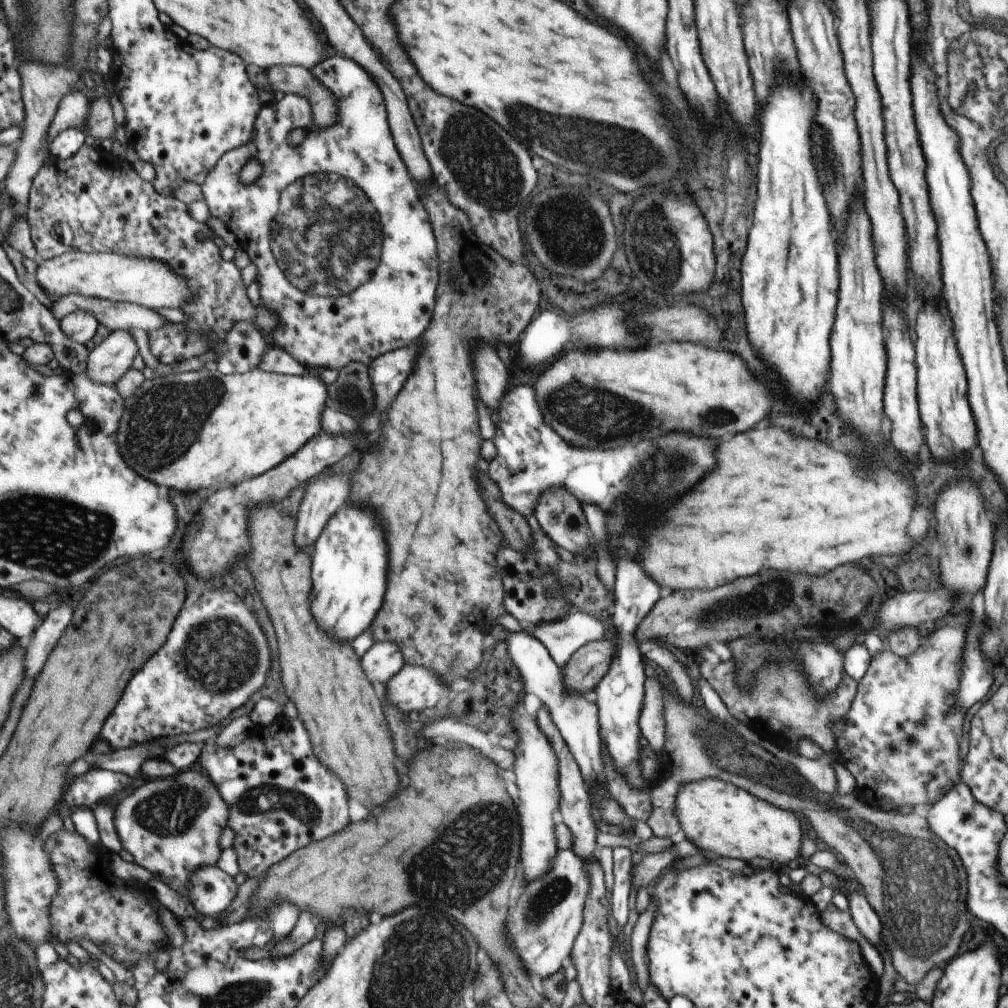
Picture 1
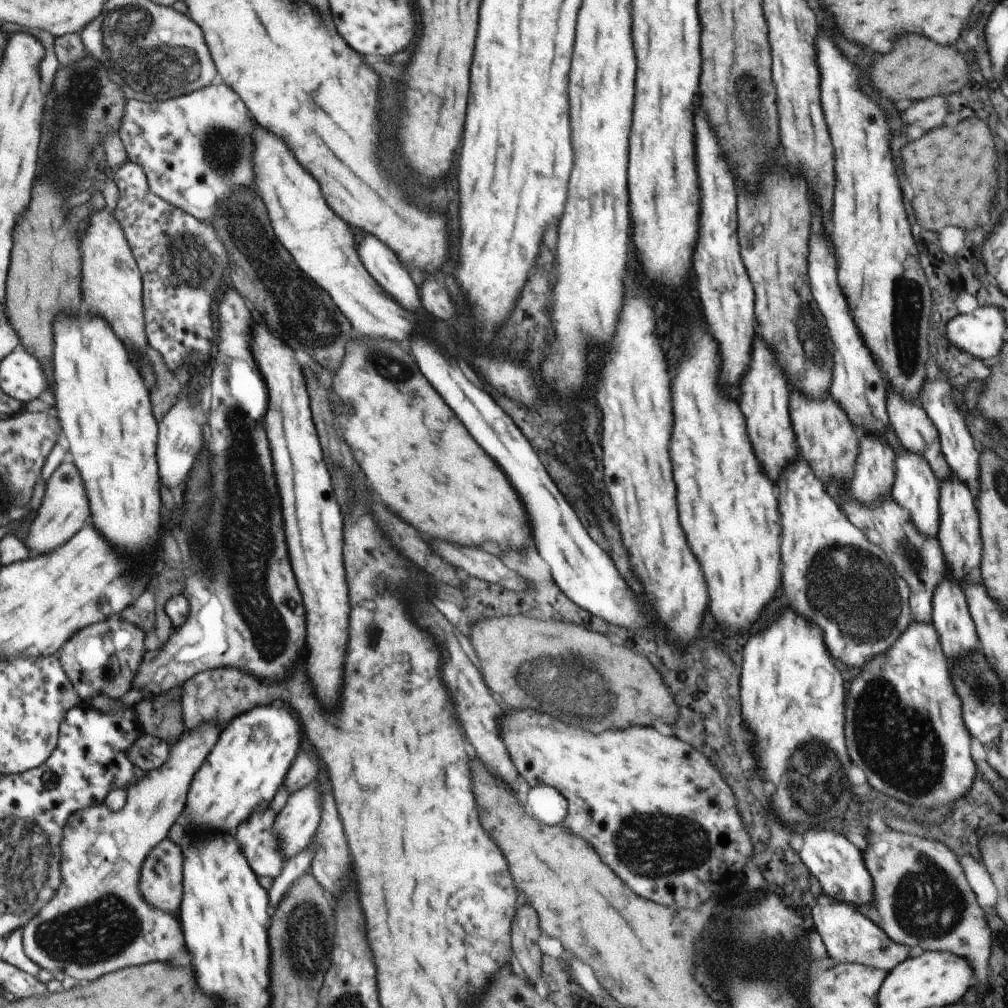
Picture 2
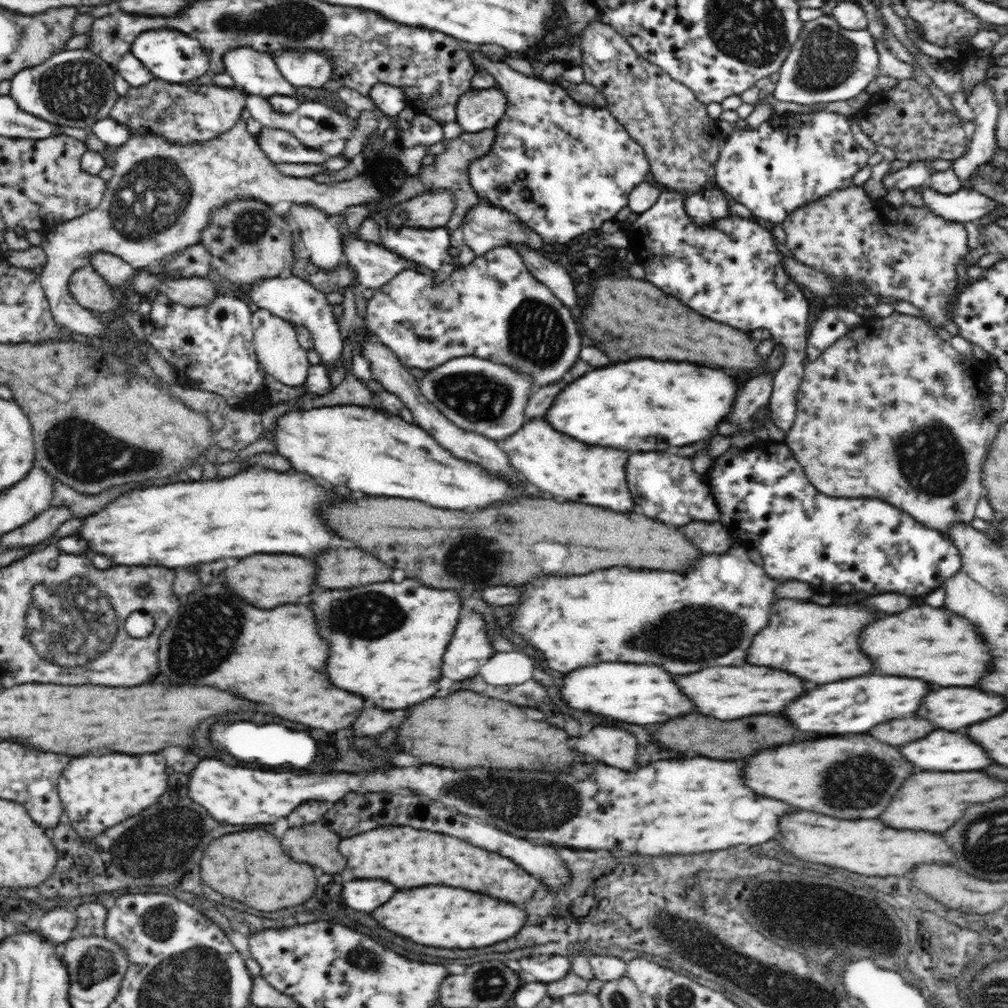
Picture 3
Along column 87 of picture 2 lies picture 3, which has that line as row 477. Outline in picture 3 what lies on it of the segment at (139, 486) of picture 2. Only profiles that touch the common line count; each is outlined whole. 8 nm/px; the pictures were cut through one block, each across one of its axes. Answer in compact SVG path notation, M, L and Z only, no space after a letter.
M322 406L312 410L286 412L276 420L274 444L276 452L288 458L292 468L314 478L324 478L338 488L344 486L348 490L360 490L372 496L422 500L436 504L438 508L476 508L476 504L484 504L484 500L492 500L492 496L522 496L524 492L524 488L520 488L520 492L508 492L508 488L500 488L500 484L484 480L484 476L480 476L476 468L468 468L471 463L454 458L449 450L442 448L422 427L372 407Z

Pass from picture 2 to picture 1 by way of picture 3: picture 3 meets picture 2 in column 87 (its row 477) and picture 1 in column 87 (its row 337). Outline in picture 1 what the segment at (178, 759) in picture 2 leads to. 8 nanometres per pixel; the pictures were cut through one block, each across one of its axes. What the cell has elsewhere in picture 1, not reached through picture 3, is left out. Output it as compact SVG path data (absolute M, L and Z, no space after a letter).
M60 829L48 835L44 840L44 848L51 857L55 875L59 877L59 891L52 899L50 908L52 940L55 938L66 945L70 941L80 942L85 938L92 942L92 950L104 952L124 967L128 974L132 972L132 968L136 968L136 964L140 964L140 960L147 959L158 950L170 948L168 945L171 943L171 936L160 921L159 903L155 896L141 884L117 877L110 866L109 857L112 854L101 845L92 844L76 830L69 832Z

